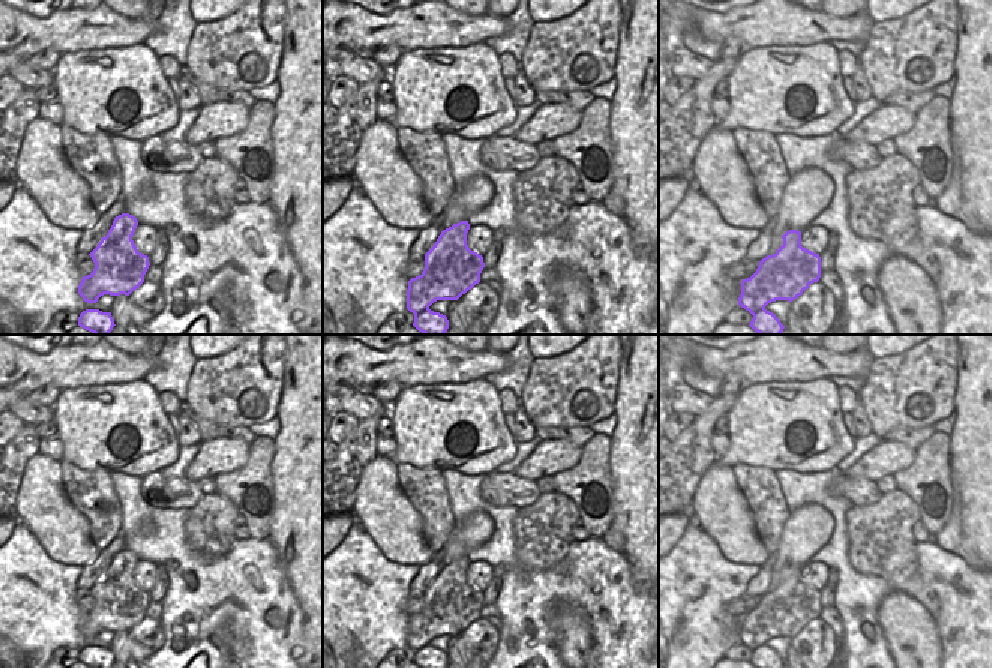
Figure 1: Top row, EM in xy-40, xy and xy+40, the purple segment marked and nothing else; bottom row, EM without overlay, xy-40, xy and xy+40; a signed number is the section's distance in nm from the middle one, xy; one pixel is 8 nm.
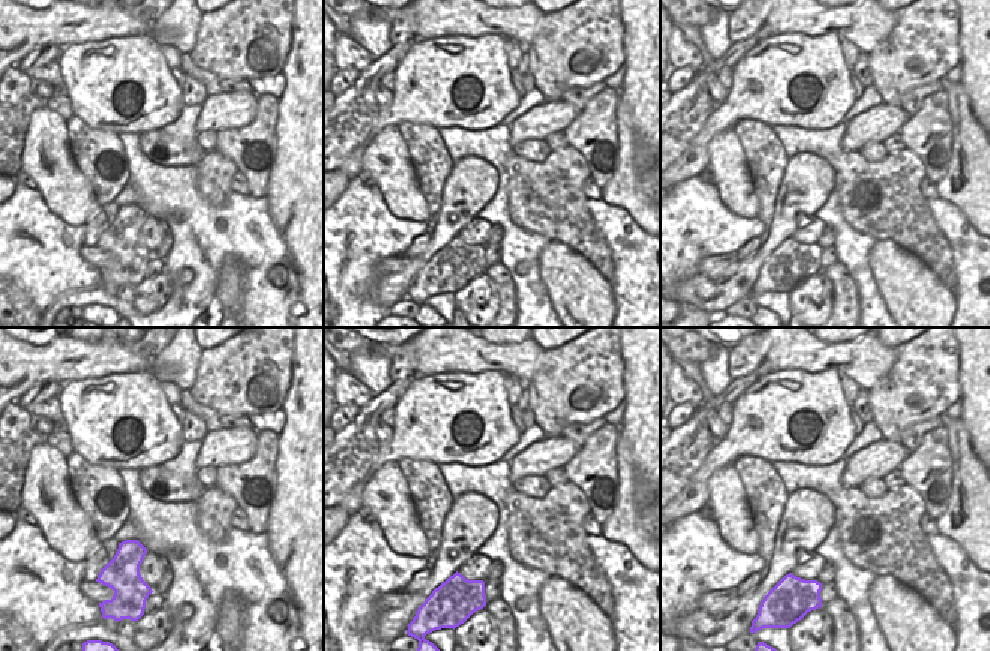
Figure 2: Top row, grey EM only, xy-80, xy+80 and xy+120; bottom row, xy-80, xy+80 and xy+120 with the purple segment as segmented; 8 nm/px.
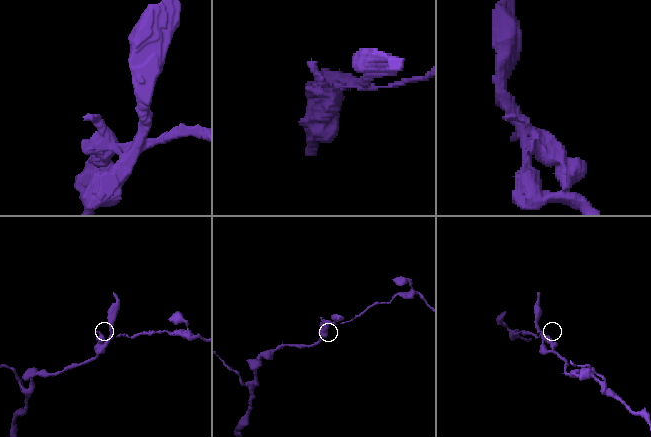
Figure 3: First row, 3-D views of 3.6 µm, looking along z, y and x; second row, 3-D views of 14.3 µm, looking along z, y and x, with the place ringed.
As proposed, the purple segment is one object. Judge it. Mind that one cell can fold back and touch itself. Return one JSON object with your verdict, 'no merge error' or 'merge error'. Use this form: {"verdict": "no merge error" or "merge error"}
{"verdict": "merge error"}

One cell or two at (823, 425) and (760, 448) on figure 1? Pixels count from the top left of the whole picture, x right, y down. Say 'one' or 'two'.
one

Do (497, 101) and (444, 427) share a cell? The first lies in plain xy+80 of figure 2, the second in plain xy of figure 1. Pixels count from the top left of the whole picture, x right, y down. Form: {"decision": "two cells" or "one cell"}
{"decision": "one cell"}

